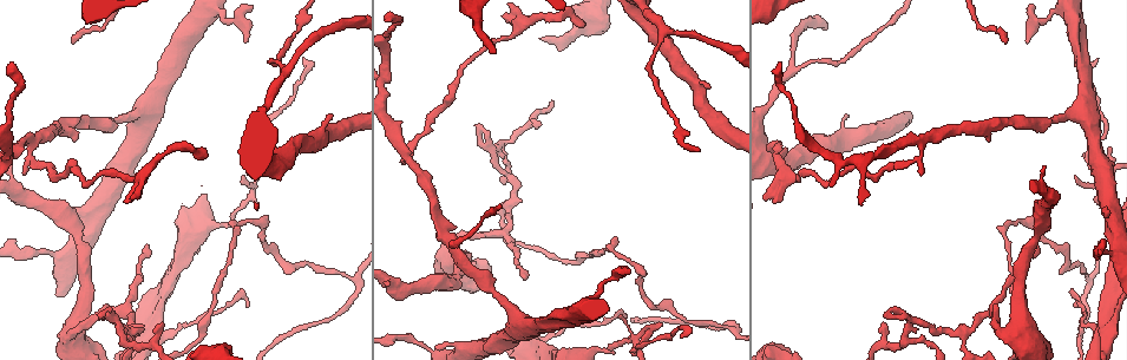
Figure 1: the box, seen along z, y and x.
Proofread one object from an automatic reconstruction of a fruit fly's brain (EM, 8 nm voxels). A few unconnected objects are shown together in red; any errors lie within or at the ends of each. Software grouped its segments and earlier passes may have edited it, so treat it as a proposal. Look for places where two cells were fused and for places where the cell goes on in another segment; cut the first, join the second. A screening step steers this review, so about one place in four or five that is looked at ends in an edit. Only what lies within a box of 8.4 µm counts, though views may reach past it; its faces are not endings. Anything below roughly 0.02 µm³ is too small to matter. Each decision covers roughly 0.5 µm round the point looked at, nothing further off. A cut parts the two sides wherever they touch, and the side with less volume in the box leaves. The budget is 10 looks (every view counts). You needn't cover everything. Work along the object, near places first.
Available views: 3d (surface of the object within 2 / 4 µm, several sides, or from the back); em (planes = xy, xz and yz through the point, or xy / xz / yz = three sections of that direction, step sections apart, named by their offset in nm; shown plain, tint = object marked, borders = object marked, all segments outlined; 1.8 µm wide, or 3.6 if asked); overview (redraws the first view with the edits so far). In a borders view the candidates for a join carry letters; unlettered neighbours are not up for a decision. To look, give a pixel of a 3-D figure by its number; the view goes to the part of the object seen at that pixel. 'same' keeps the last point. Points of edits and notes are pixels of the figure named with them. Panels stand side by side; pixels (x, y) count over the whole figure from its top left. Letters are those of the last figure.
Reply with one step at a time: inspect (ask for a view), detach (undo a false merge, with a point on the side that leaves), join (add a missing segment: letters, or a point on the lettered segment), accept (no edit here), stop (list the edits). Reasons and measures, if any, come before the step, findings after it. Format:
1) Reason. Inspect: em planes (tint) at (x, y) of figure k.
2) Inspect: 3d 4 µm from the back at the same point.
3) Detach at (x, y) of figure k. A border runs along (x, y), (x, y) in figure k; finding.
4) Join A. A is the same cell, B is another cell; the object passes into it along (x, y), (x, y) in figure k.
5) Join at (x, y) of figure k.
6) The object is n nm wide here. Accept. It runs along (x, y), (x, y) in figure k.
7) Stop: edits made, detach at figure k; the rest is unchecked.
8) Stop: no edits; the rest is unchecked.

Sharp bend. Inspect: em xy step 16 (borders) at (966, 330) of figure 1.

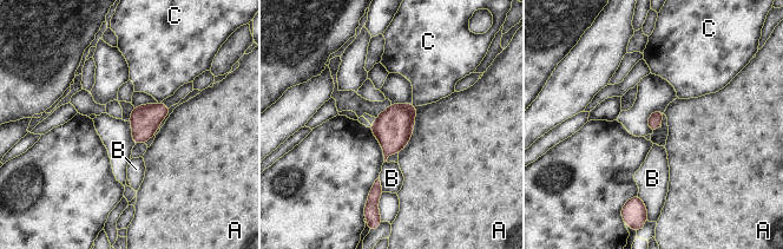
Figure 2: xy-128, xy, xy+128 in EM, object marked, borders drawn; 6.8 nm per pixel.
Accept. A, B and C are other cells; a border runs along (416, 106), (412, 137), (399, 154) in figure 2; continuous, no second cell.

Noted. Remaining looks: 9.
Thin end. Inspect: 3d 2 µm at (248, 305) of figure 1.

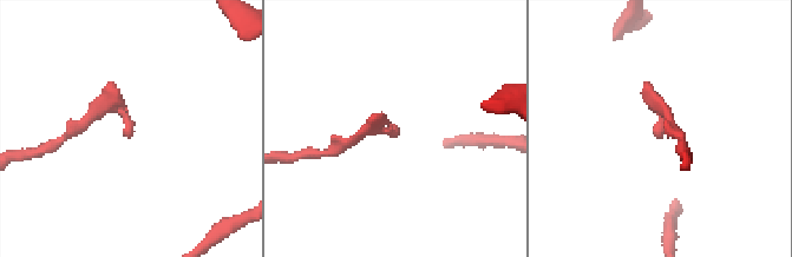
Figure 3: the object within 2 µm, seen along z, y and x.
Inspect: em 3.6 µm xy step 4 (borders) at (399, 128) of figure 3.

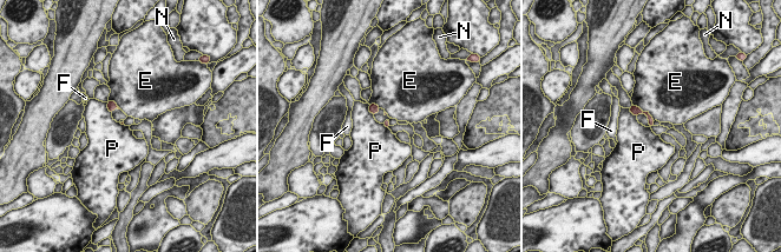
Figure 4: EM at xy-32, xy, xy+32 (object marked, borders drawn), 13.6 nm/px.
Cut it another way. Inspect: em 3.6 µm planes (borders) at the same point.

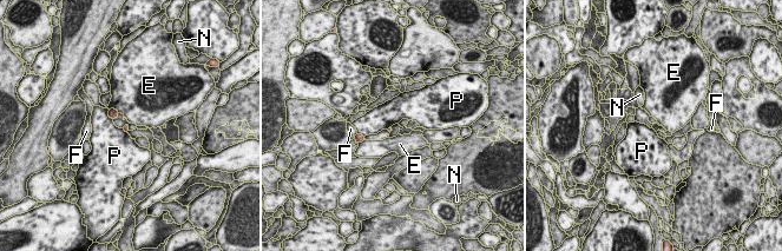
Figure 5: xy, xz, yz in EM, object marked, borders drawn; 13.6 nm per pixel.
Accept. E, F, N and P are other cells; a border runs along (107, 110), (107, 114), (112, 119) in figure 5; no lettered segment goes on from it.

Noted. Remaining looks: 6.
Free end. Inspect: em xz step 4 (borders) at (102, 316) of figure 1.

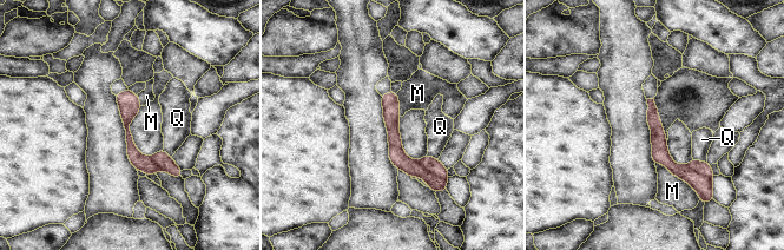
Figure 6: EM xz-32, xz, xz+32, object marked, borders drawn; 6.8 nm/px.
Accept. M and Q are other cells; a border runs along (654, 163), (684, 179), (699, 197) in figure 6; none of them fits.

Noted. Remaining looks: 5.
An open end. Inspect: em planes (borders) at (25, 175) of figure 1.

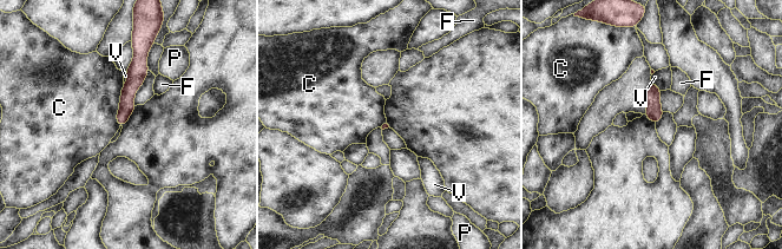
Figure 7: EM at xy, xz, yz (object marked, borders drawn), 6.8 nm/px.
Accept. C, F, P and V are other cells; a border runs along (124, 84), (117, 113), (119, 128) in figure 7; none of them fits.

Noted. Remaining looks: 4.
Free end. Inspect: em xz step 8 (borders) at (246, 42) of figure 1.

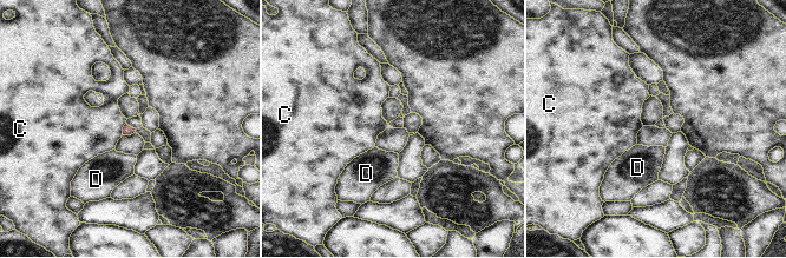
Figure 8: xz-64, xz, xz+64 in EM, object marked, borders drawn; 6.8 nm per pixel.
Another direction. Inspect: em planes (borders) at the same point.

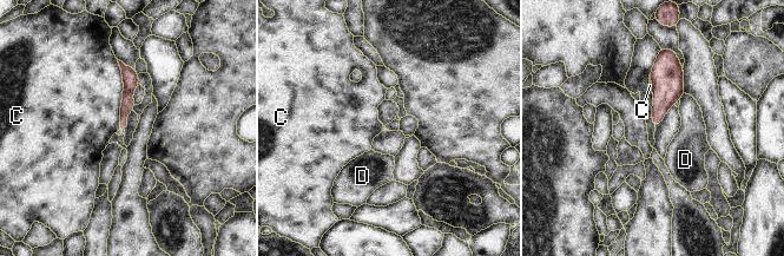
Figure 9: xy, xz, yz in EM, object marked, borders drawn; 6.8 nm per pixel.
Accept. C and D are other cells; it runs along (124, 67), (127, 105), (123, 124) in figure 9; none of them fits.

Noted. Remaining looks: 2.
Stop: no edits; the rest is unchecked.

